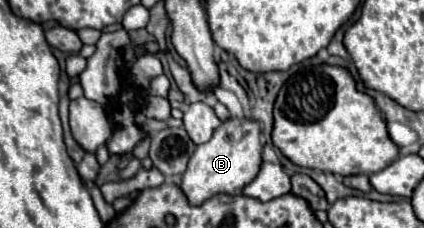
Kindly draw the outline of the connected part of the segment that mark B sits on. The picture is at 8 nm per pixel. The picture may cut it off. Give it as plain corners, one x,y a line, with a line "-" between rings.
230,118
222,122
214,136
206,142
196,146
194,154
190,156
188,168
182,174
180,190
188,198
192,206
200,206
214,194
238,194
246,182
252,182
262,164
262,144
260,144
260,126
248,118

